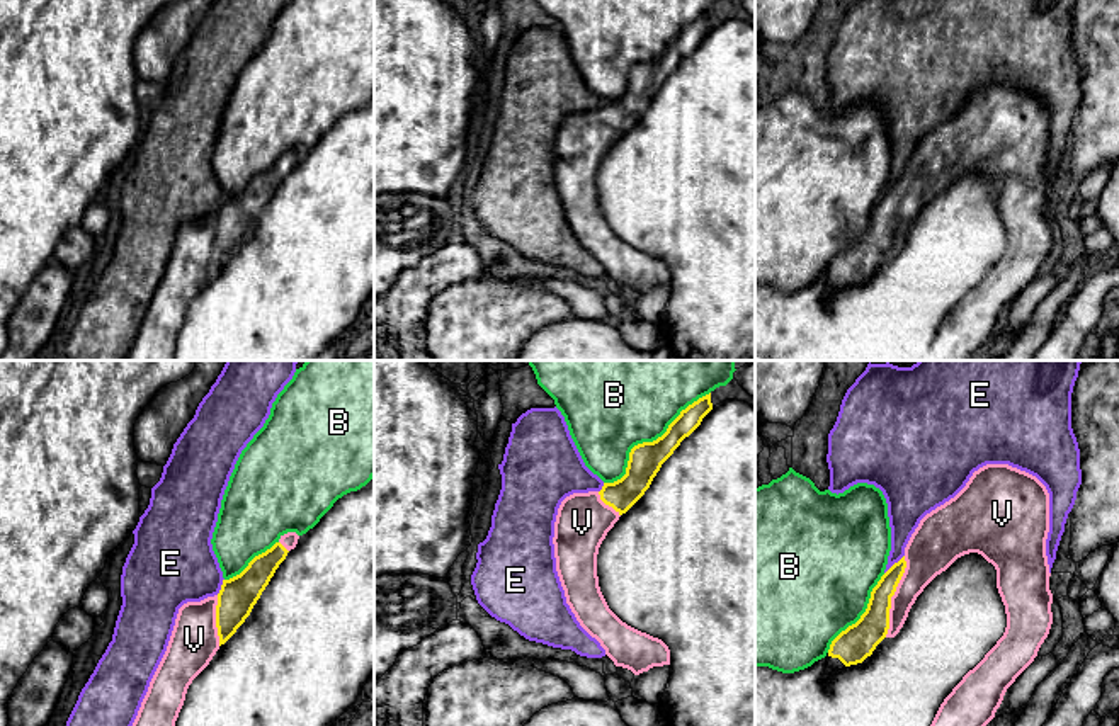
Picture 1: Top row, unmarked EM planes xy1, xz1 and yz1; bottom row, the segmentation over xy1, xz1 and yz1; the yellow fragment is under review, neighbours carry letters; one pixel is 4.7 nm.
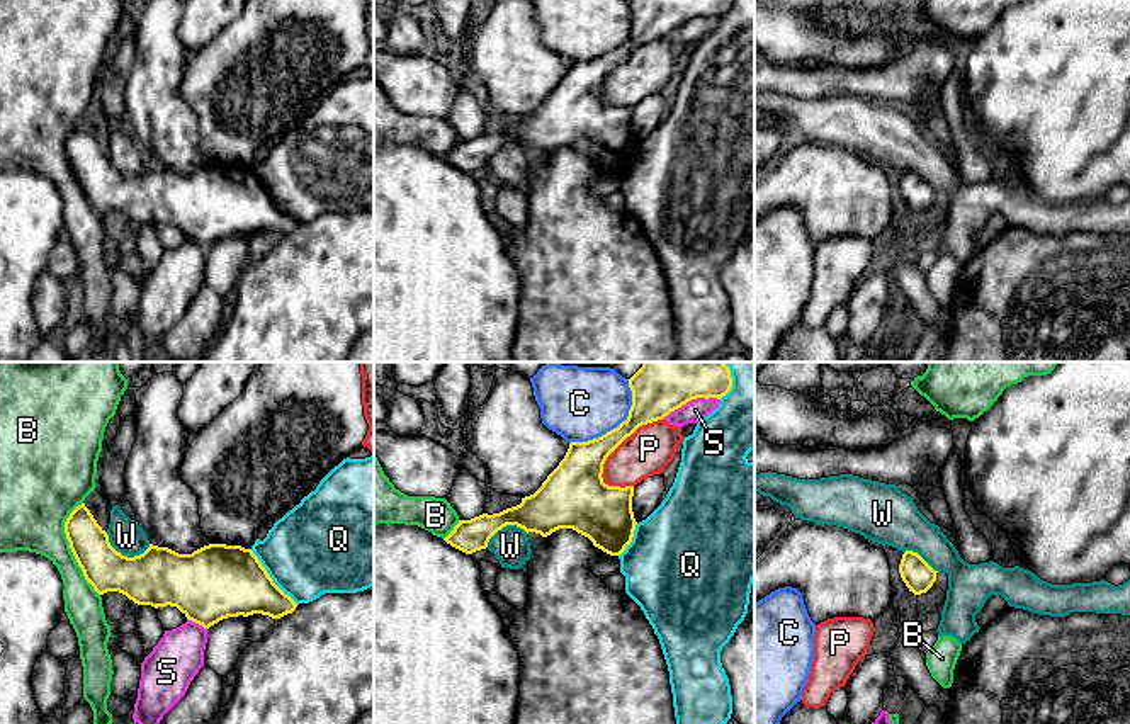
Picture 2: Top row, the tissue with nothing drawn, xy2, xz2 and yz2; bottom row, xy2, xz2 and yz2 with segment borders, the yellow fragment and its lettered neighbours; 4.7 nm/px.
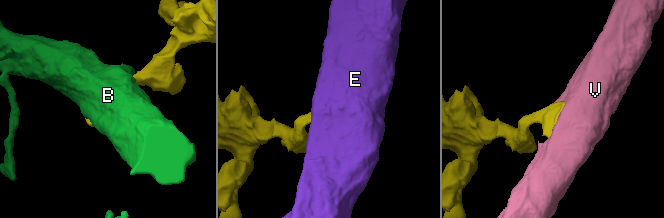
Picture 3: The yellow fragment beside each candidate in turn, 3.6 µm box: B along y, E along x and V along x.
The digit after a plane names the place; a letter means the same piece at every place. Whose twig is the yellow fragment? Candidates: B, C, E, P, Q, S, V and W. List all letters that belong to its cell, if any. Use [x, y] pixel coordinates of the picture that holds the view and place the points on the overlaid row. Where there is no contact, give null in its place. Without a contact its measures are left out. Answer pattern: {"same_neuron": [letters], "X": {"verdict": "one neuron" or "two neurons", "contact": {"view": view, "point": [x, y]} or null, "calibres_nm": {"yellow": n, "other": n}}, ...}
{"same_neuron": ["V"], "B": {"verdict": "two neurons", "contact": {"view": "xz1", "point": [650, 442]}, "calibres_nm": {"yellow": 160, "other": 480}}, "C": {"verdict": "two neurons", "contact": {"view": "xz2", "point": [619, 425]}, "calibres_nm": {"yellow": 240, "other": 360}}, "E": {"verdict": "two neurons", "contact": {"view": "yz1", "point": [893, 565]}, "calibres_nm": {"yellow": 120, "other": 160}}, "P": {"verdict": "two neurons", "contact": {"view": "xz2", "point": [621, 442]}, "calibres_nm": {"yellow": 200, "other": 220}}, "Q": {"verdict": "two neurons", "contact": {"view": "xy2", "point": [271, 578]}, "calibres_nm": {"yellow": 340, "other": 420}}, "S": {"verdict": "two neurons", "contact": {"view": "xz2", "point": [690, 400]}, "calibres_nm": {"yellow": 360, "other": 100}}, "V": {"verdict": "one neuron", "contact": {"view": "yz1", "point": [891, 595]}, "calibres_nm": {"yellow": 160, "other": 200}}, "W": {"verdict": "two neurons", "contact": {"view": "xy2", "point": [124, 556]}, "calibres_nm": {"yellow": 280, "other": 160}}}

